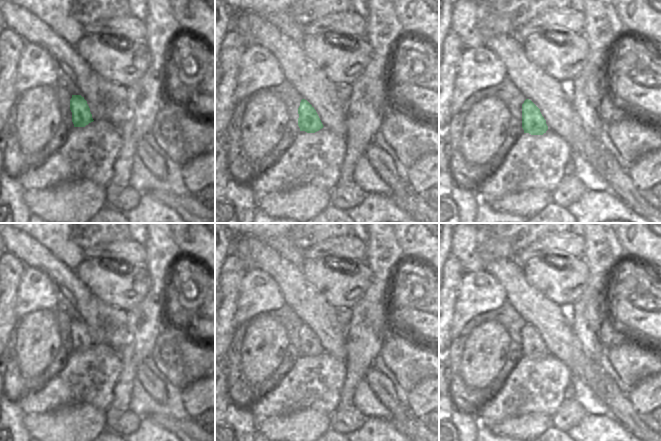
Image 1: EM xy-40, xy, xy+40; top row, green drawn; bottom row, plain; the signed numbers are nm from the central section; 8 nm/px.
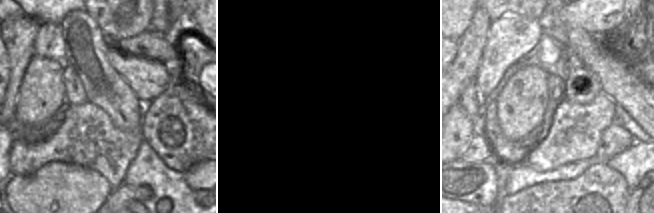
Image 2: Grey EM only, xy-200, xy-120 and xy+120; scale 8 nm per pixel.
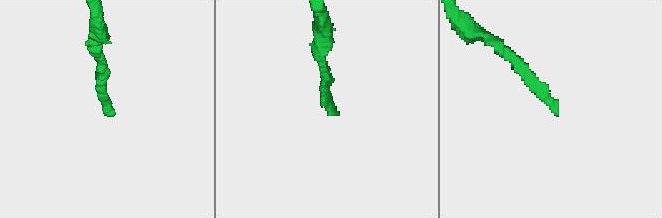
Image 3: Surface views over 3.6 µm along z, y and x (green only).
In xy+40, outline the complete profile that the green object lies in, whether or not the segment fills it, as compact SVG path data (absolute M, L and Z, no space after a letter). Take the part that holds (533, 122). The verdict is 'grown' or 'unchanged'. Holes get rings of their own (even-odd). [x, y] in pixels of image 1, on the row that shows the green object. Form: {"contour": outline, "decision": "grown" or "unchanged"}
{"contour": "M529 99L522 104L522 128L531 135L543 135L548 130L540 109Z", "decision": "unchanged"}

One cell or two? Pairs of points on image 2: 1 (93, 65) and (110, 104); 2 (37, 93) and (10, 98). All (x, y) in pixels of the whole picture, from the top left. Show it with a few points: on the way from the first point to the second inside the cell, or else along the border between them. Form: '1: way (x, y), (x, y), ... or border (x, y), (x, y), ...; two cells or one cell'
1: way (97, 75), (110, 94); one cell
2: border (23, 74), (23, 79), (18, 89), (15, 116); two cells

